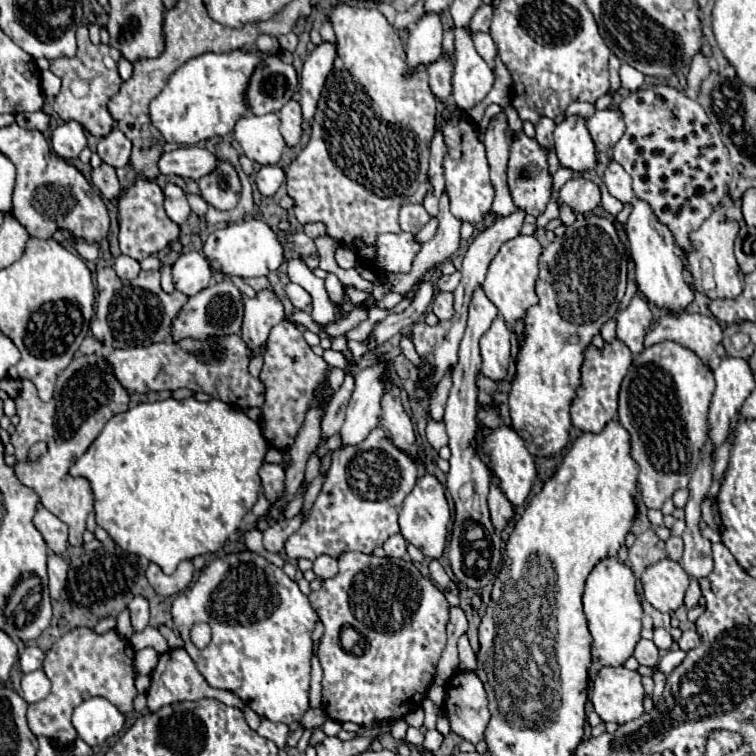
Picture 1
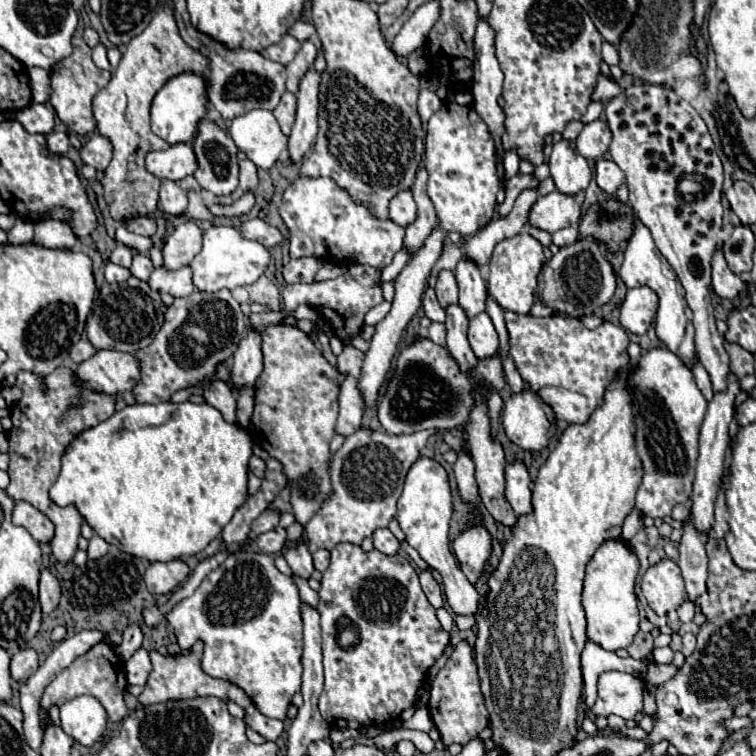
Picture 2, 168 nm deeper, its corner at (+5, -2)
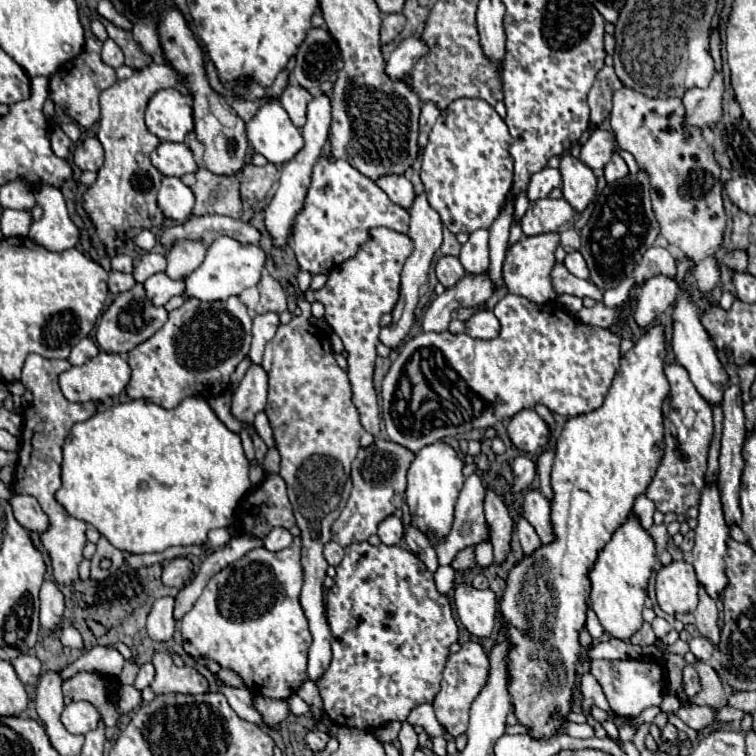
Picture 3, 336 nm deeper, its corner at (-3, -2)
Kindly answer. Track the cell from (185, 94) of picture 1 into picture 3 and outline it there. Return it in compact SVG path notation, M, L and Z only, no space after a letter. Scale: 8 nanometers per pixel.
M177 89L157 91L145 111L147 129L161 141L183 141L193 131L193 115L189 107L189 95Z

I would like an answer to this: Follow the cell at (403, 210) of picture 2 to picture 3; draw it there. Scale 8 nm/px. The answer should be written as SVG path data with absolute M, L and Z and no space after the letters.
M381 175L377 179L377 185L389 195L389 199L405 209L411 207L415 193L413 193L413 185L405 175Z

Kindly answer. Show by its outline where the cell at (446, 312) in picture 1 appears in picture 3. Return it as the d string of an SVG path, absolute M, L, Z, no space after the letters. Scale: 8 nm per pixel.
M445 255L437 261L435 273L437 273L439 283L443 283L445 287L453 287L453 283L457 283L457 279L461 279L461 275L465 275L465 269L457 257Z

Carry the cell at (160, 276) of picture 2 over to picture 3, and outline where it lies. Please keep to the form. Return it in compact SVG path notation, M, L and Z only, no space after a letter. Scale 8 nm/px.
M155 273L143 283L143 289L145 289L147 299L155 307L159 307L159 305L165 305L173 295L183 295L185 283L169 279L165 273Z

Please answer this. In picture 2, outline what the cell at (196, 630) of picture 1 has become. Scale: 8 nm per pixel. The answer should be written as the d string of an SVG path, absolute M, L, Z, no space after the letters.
M197 641L187 655L175 654L165 657L159 651L151 651L149 655L151 655L153 671L145 683L143 693L139 695L139 703L147 707L147 705L155 705L155 703L165 703L171 699L193 699L193 697L201 697L201 695L213 695L213 697L219 697L221 701L235 701L241 707L249 707L251 705L249 697L237 685L223 681L223 679L213 679L201 671L203 649L203 642Z

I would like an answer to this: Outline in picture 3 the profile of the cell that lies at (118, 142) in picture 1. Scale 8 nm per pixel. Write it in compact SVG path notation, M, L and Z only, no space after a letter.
M95 137L83 139L73 153L73 161L81 171L99 171L105 153L101 151L101 143Z

